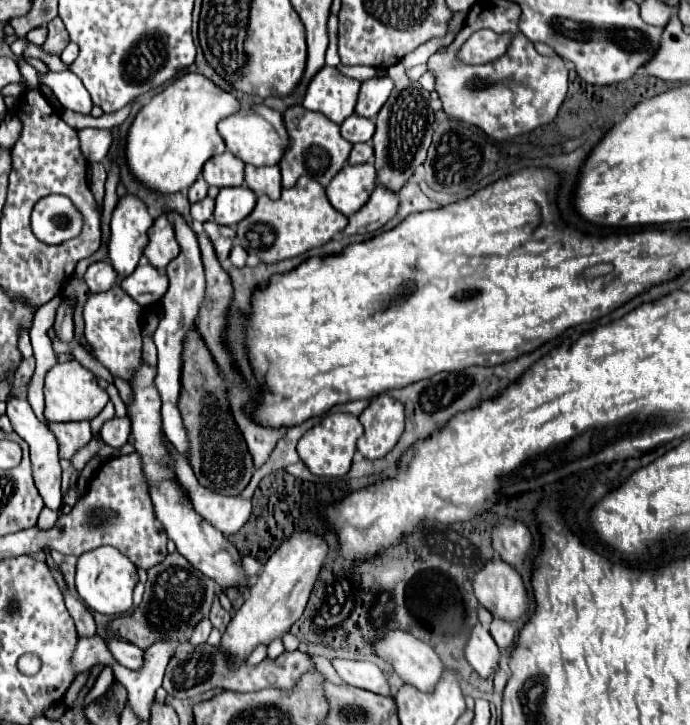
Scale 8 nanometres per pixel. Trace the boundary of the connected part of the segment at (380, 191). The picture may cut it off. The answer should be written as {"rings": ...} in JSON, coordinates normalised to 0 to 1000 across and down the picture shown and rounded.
{"rings":[[[546,255],[538,266],[538,274],[520,288],[520,294],[506,297],[506,308],[497,316],[500,324],[532,324],[549,319],[578,286],[578,274],[572,266]]]}

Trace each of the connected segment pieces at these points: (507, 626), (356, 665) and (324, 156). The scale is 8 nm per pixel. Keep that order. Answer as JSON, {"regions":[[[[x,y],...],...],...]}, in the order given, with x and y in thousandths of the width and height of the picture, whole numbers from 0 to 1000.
{"regions":[[[[714,854],[709,870],[712,870],[717,887],[720,887],[726,895],[741,895],[741,892],[743,892],[746,879],[749,879],[749,870],[741,865],[741,859],[735,859],[735,857],[729,857],[729,854]]],[[[480,909],[480,917],[491,928],[491,934],[512,948],[532,950],[549,959],[567,959],[561,934],[543,914],[535,912],[506,912],[506,909]]],[[[436,145],[419,148],[410,156],[410,170],[413,178],[419,183],[419,203],[410,214],[410,219],[404,222],[404,233],[407,233],[407,255],[413,261],[425,258],[430,252],[430,247],[436,241],[445,241],[451,247],[457,247],[459,252],[465,252],[468,258],[477,255],[477,250],[483,247],[483,241],[497,230],[497,225],[503,222],[506,211],[509,211],[509,197],[500,194],[491,183],[491,172],[480,170],[477,164],[471,164],[471,159],[465,156],[451,156]]]]}

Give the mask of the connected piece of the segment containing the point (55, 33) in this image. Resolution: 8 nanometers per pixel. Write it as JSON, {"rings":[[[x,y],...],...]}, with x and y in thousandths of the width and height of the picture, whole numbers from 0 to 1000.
{"rings":[[[80,23],[71,34],[71,51],[68,57],[59,62],[59,68],[68,76],[88,76],[88,70],[97,65],[100,54],[97,54],[97,40],[91,37],[91,29],[86,23]]]}

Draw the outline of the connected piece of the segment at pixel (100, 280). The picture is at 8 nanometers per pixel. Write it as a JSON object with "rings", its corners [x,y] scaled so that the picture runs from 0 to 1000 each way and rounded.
{"rings":[[[138,360],[126,368],[120,385],[129,393],[132,404],[149,404],[170,390],[170,374],[161,368],[158,360]]]}

